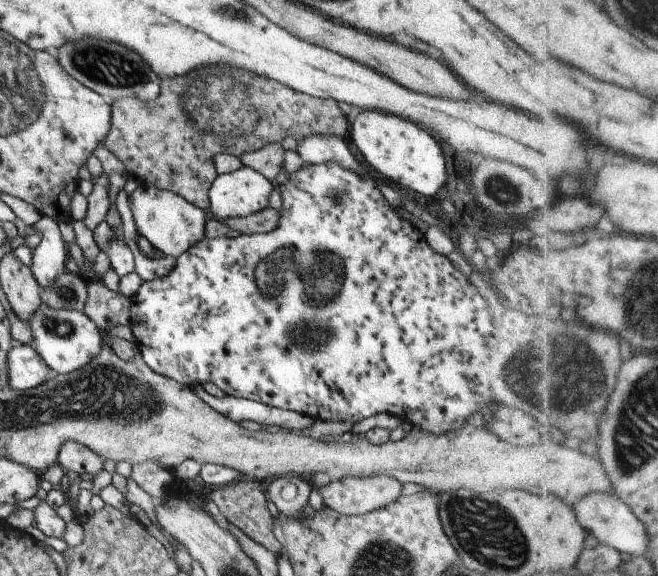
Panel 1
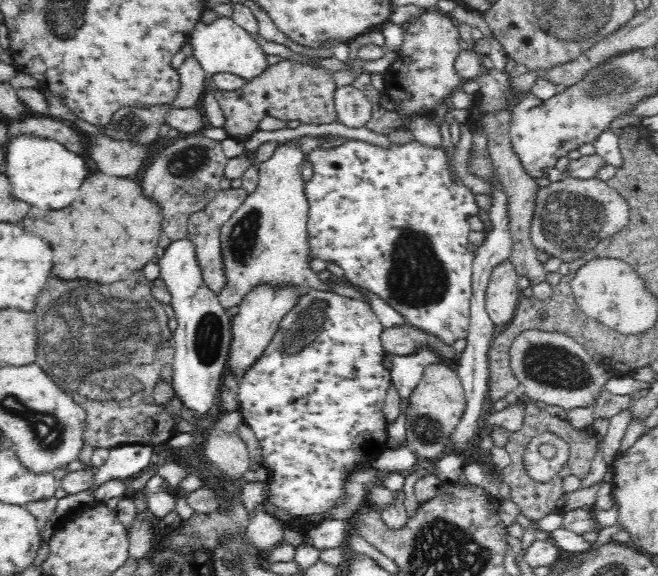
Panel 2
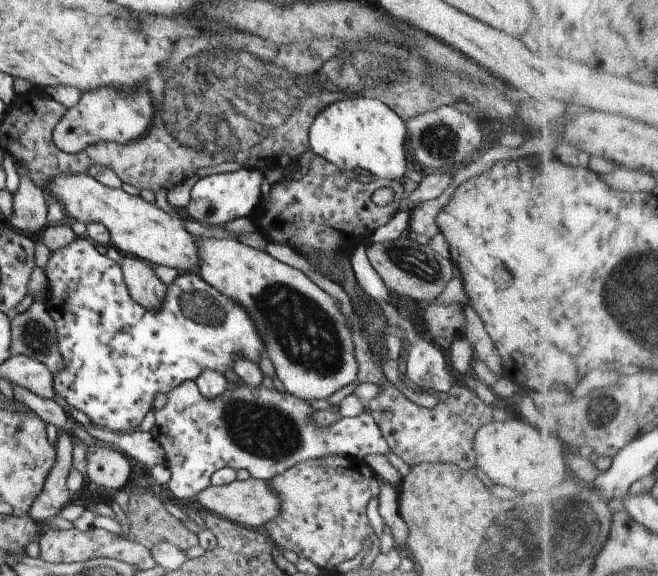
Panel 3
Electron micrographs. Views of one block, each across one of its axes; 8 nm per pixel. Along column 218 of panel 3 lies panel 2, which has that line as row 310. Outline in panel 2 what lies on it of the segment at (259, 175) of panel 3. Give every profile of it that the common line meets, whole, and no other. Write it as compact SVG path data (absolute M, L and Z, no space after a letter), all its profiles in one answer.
M190 239L172 241L166 250L160 252L158 265L159 276L170 291L171 306L177 320L177 328L172 334L175 351L170 383L183 402L183 407L193 410L198 419L204 418L217 405L222 376L230 354L232 316L221 305L217 294L204 282L195 246Z

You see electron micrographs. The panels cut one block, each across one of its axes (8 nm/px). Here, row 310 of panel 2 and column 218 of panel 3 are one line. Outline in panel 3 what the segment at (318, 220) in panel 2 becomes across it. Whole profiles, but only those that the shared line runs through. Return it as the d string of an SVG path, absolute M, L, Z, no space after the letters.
M193 380L184 381L167 392L167 404L155 411L155 428L152 430L154 438L163 448L164 464L170 470L171 479L166 488L171 490L176 500L185 503L194 502L194 498L211 485L214 471L224 467L234 470L248 470L251 476L268 481L298 463L314 460L328 455L354 457L364 459L368 454L382 454L386 456L388 443L374 420L374 417L364 411L354 417L342 417L332 426L321 429L312 420L314 410L305 400L290 394L282 394L275 388L269 390L264 385L251 387L246 384L230 385L227 391L213 399L207 399L198 390Z

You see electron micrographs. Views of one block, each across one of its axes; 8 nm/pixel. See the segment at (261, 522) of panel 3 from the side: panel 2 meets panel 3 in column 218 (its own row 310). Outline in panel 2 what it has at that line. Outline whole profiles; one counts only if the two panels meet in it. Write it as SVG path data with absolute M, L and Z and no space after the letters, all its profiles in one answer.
M510 260L496 266L490 274L484 296L485 309L498 330L514 318L522 291L518 287L519 277L518 271Z

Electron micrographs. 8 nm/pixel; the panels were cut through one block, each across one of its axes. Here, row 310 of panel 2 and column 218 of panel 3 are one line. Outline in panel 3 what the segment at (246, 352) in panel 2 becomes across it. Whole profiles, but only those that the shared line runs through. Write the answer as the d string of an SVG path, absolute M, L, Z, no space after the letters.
M197 237L197 249L199 256L199 265L196 272L206 281L209 282L214 288L223 292L228 298L234 299L240 303L249 312L251 319L257 326L258 332L262 335L265 342L265 352L271 358L277 377L283 382L286 391L299 399L309 401L312 399L328 398L334 392L342 390L344 386L350 386L358 376L358 363L355 357L355 348L353 347L353 340L348 326L345 324L346 317L340 312L338 302L331 297L324 290L320 289L304 272L293 268L292 266L278 261L272 257L265 250L255 249L246 244L243 244L236 238L203 238Z

